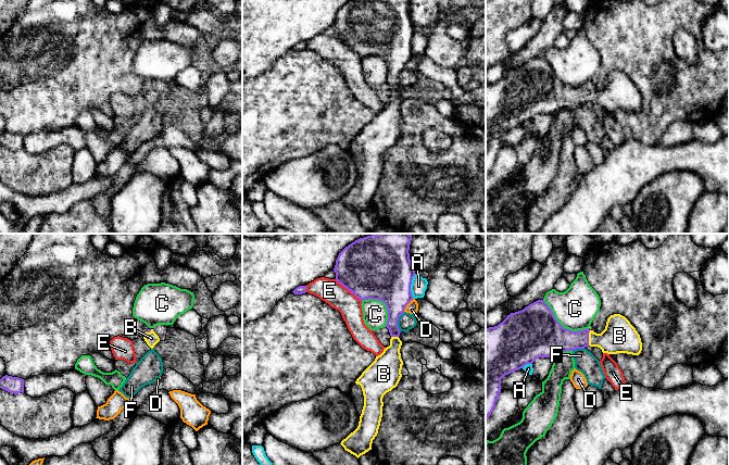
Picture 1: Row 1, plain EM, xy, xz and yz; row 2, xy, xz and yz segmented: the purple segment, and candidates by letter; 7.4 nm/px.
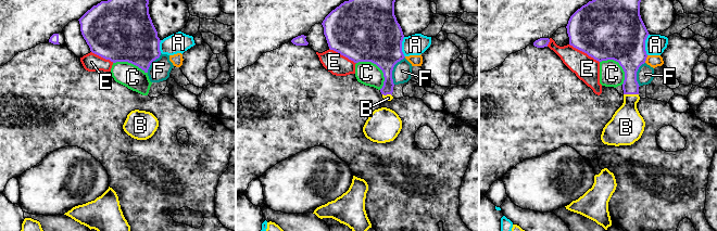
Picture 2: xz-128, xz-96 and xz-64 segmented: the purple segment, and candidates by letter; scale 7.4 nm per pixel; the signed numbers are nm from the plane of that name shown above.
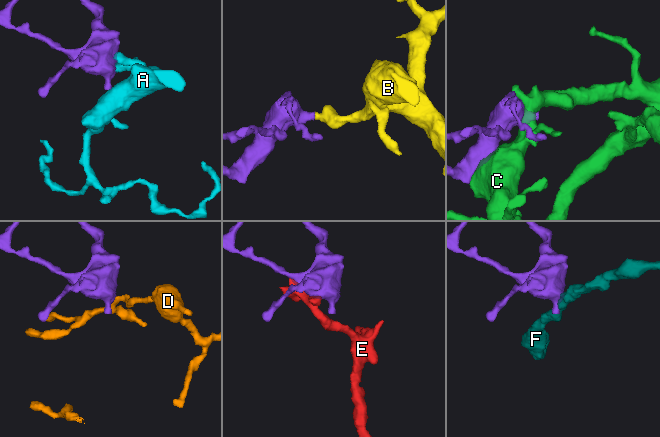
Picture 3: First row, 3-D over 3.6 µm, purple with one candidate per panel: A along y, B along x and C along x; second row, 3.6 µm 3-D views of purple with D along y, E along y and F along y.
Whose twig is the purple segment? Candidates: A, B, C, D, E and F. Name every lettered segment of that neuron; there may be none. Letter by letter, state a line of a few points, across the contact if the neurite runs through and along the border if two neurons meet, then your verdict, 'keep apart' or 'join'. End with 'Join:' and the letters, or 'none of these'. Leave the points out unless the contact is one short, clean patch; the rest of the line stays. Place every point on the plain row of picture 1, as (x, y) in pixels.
A: line xz (415, 30), (411, 41), (413, 54); keep apart
B: join
C: keep apart
D: line xz (413, 54), (403, 67); keep apart
E: keep apart
F: keep apart
Join: B

